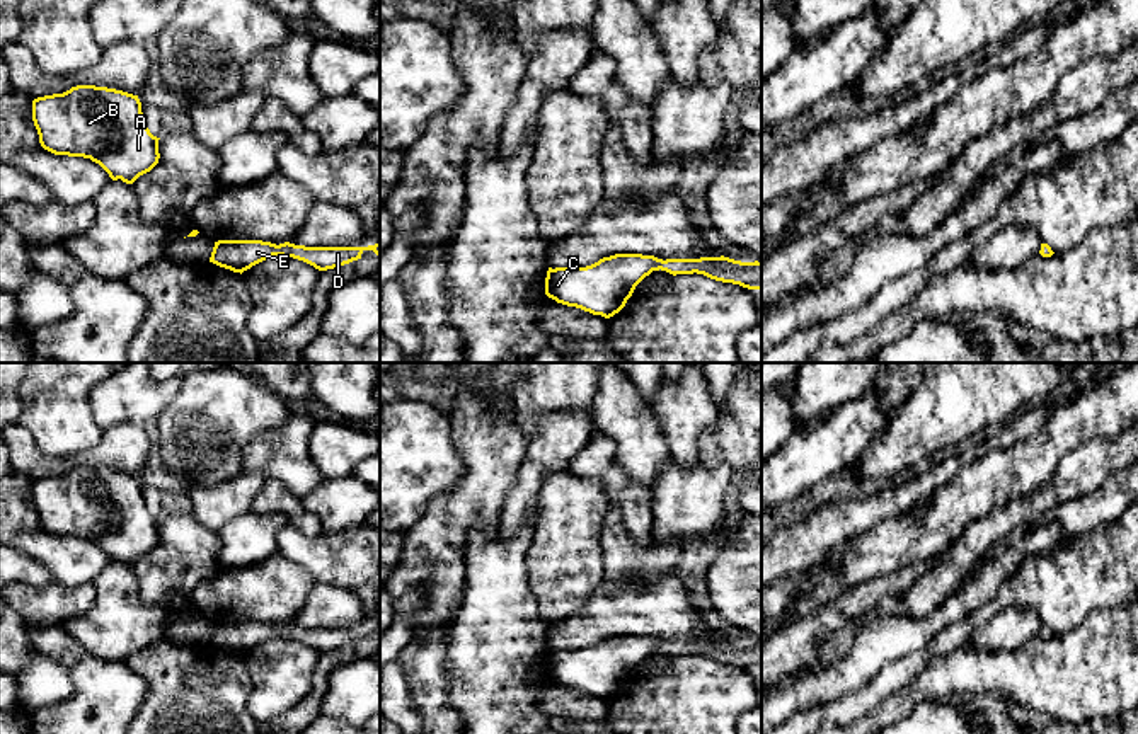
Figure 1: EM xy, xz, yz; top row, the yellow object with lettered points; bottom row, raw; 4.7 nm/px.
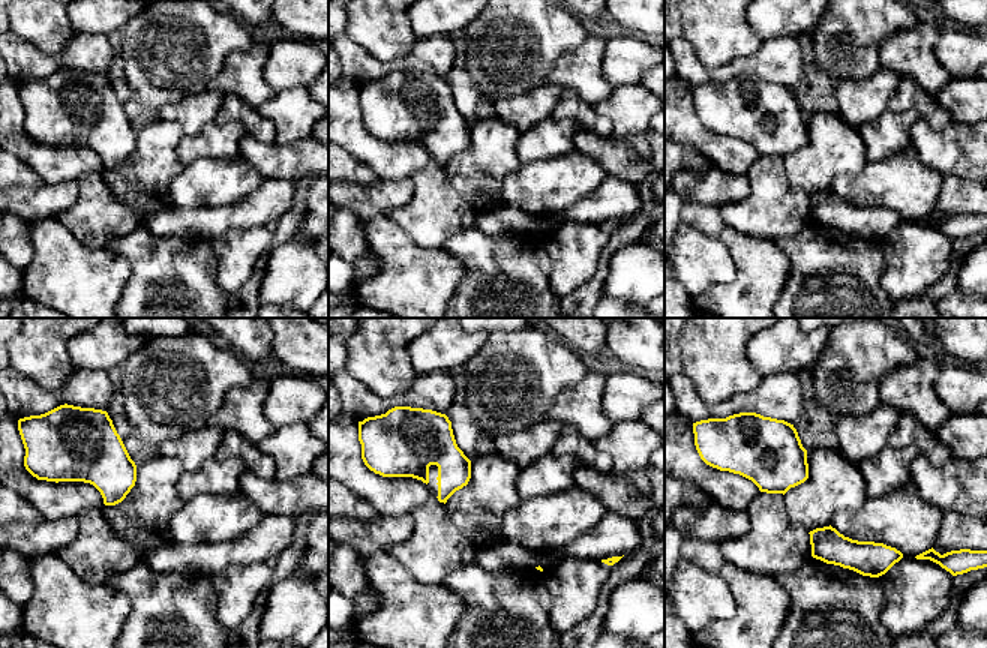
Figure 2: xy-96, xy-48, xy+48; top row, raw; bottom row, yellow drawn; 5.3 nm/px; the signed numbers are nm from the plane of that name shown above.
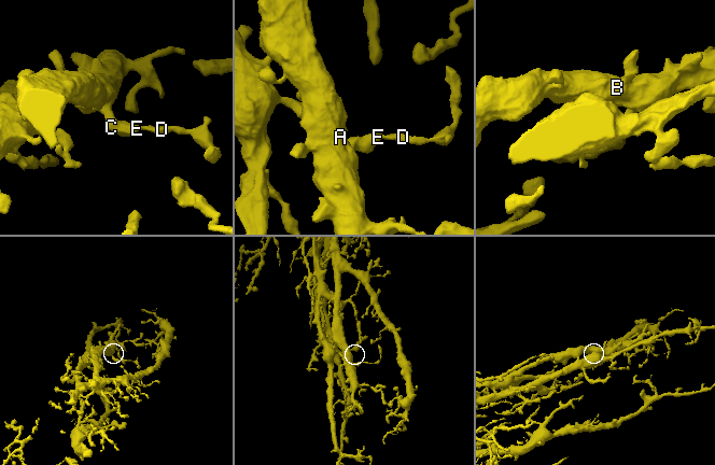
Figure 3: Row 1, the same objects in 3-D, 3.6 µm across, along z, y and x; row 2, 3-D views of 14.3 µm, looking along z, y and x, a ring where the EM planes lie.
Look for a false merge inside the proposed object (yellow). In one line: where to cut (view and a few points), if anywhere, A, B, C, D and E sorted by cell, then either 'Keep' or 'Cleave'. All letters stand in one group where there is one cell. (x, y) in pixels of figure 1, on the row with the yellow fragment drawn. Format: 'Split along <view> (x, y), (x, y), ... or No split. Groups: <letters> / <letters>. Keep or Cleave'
No split. Groups: A B C D E. Keep

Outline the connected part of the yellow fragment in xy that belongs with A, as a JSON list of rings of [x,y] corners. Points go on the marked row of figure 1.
[[[95,85],[32,100],[32,121],[44,150],[99,163],[112,181],[133,184],[160,158],[138,95]]]

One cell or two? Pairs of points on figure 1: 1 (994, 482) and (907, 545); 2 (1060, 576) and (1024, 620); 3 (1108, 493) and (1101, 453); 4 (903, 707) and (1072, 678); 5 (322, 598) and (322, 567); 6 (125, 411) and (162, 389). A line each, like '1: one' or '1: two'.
1: one
2: two
3: two
4: one
5: two
6: one

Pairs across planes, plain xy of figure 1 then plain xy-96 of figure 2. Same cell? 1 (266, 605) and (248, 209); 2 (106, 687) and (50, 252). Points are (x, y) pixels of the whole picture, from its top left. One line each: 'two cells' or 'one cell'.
1: two cells
2: one cell

